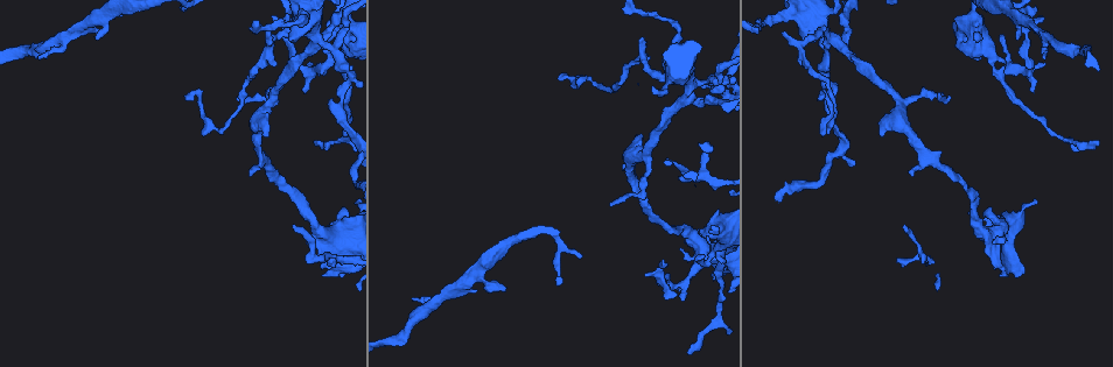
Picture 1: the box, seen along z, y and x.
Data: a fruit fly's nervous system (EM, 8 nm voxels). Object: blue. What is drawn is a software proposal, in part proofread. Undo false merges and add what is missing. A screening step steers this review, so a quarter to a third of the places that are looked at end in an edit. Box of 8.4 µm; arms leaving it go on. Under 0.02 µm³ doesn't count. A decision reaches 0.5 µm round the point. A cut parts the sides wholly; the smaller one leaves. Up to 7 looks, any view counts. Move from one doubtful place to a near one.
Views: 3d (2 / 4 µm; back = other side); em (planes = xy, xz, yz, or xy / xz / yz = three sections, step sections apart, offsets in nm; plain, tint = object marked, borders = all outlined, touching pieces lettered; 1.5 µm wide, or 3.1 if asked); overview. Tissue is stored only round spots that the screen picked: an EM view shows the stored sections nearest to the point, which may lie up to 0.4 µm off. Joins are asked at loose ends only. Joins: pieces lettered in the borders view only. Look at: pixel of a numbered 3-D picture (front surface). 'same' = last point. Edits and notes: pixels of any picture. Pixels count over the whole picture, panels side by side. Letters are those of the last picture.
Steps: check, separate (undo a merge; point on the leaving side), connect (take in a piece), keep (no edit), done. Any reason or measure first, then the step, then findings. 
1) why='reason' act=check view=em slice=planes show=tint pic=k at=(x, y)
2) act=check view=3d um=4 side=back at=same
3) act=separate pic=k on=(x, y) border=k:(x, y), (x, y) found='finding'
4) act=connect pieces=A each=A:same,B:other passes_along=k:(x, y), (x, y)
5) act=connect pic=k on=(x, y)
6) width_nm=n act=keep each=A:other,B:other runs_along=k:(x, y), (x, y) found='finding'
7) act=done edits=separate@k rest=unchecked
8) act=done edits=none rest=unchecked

why='sudden change in width' act=check view=em slice=xz step=4 show=borders pic=1 at=(656, 74)

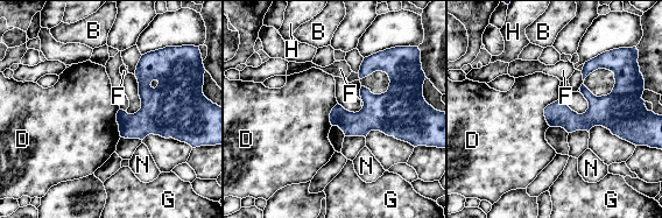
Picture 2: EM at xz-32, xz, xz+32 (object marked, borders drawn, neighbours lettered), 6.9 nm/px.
act=keep each=B:other,D:other,F:other,G:other,H:other,N:other border=2:(558, 98), (544, 108), (549, 126) found='continuous, no second neuron'

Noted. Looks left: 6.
why='an open end' act=check view=em slice=xy step=4 show=tint pic=1 at=(1031, 90)

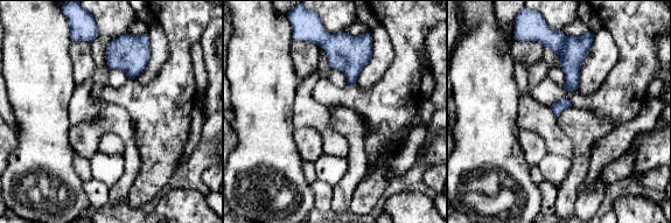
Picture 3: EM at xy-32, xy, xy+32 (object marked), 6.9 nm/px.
act=check view=em slice=xy step=4 show=borders at=same

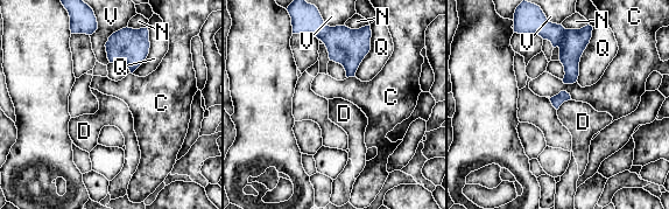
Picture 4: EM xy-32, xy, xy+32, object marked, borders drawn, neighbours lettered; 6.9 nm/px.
act=keep each=C:other,D:other,N:other,Q:other,V:other border=4:(571, 99), (565, 100), (557, 110) found='none of them fits'

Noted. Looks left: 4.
why='stops while still wide' act=check view=3d um=4 pic=1 at=(698, 228)

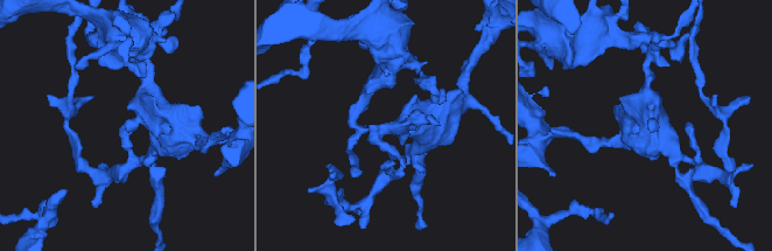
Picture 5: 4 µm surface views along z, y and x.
why='shape alone is not enough' act=check view=em slice=planes show=borders pic=5 at=(127, 132)

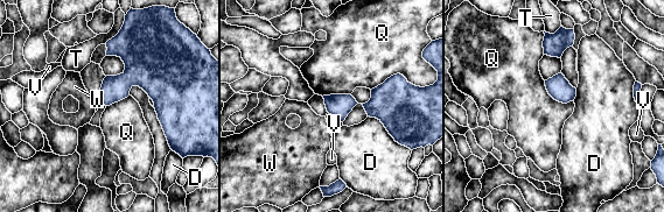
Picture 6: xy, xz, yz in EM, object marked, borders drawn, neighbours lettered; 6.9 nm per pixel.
act=keep each=D:other,Q:other,T:other,V:other,W:other border=6:(544, 80), (554, 99), (572, 101) found='none of them fits'

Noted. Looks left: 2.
act=done edits=none rest=unchecked

